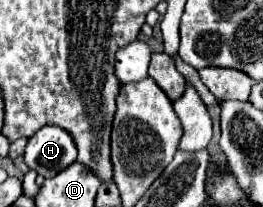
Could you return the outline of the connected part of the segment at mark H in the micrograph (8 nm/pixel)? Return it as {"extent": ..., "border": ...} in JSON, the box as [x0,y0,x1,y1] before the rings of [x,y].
{"extent":[23,126,77,178],"border":[[[45,126],[29,138],[23,156],[31,170],[43,178],[53,178],[75,162],[77,148],[71,134],[55,126]]]}

